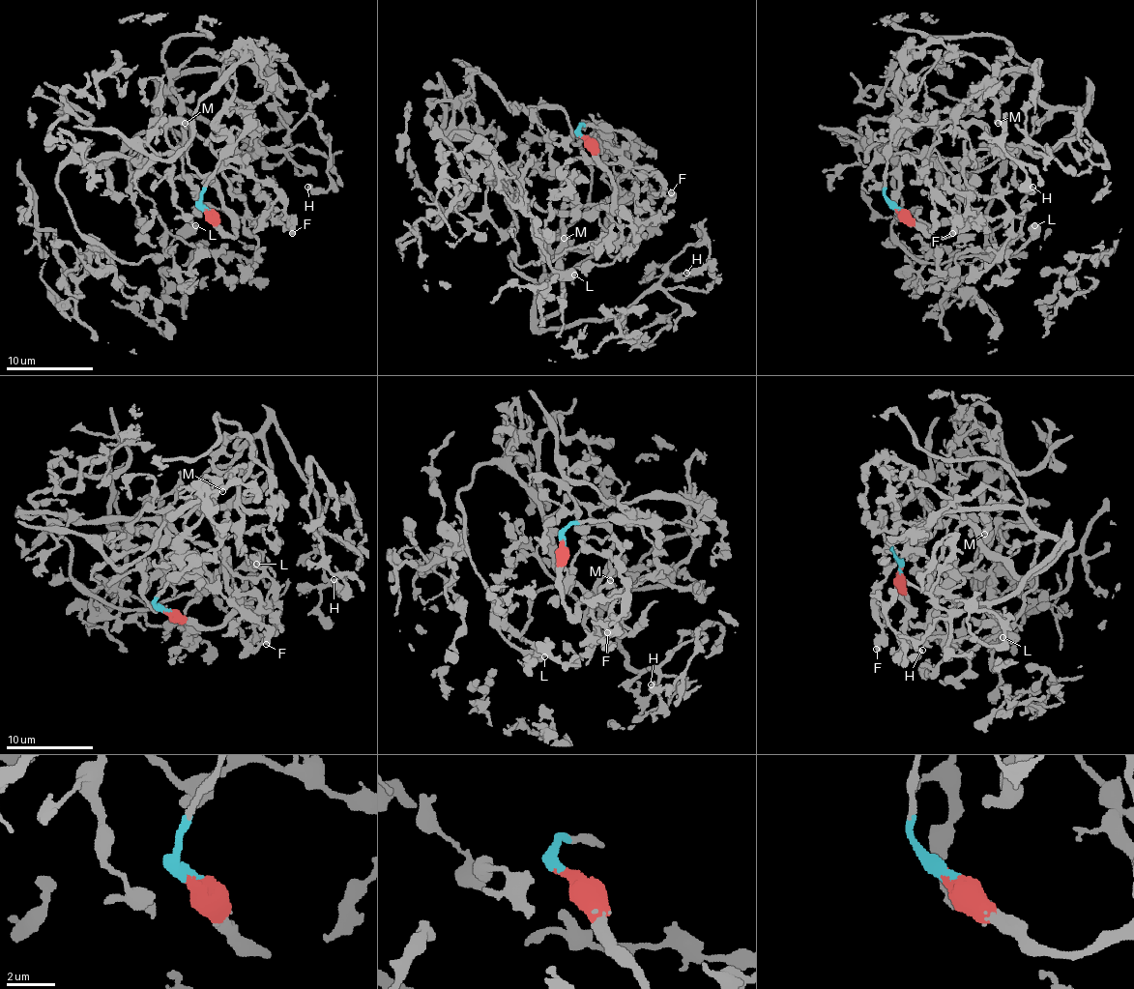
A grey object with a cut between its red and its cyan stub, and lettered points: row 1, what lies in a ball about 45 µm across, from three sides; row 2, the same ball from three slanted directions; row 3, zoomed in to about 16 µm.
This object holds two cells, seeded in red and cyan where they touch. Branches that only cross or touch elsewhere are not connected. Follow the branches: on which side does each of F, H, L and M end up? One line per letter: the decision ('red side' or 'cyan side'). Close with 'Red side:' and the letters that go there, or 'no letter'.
F: cyan side
H: cyan side
L: red side
M: cyan side
Red side: L

